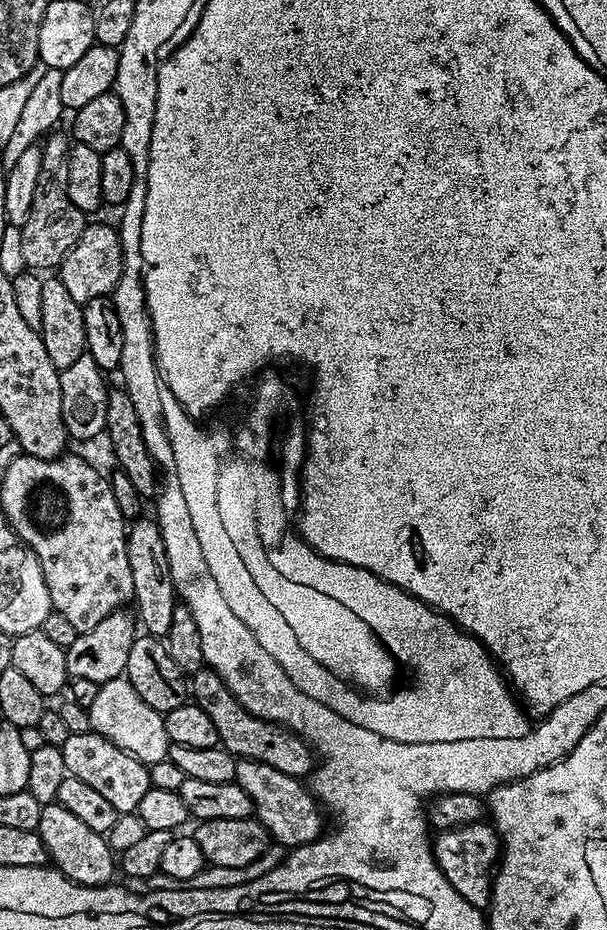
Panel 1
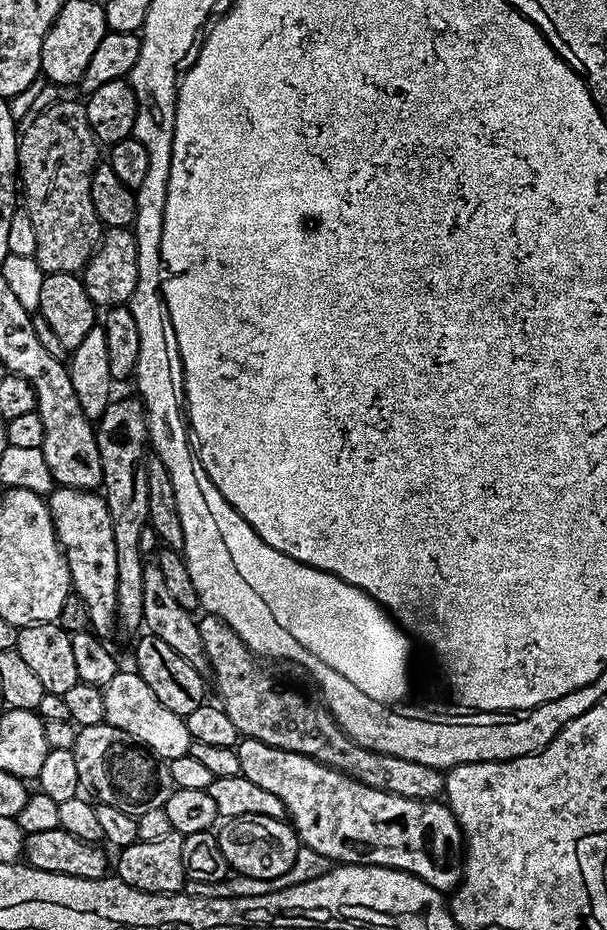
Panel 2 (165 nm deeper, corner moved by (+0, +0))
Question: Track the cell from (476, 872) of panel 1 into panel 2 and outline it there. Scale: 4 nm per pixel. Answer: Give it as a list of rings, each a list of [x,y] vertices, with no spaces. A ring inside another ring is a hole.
[[[244,738],[235,749],[240,775],[282,798],[287,819],[303,847],[318,850],[337,865],[373,864],[402,870],[445,894],[461,883],[464,831],[447,803],[398,798],[398,794],[374,790],[314,758],[278,750],[266,742]]]

